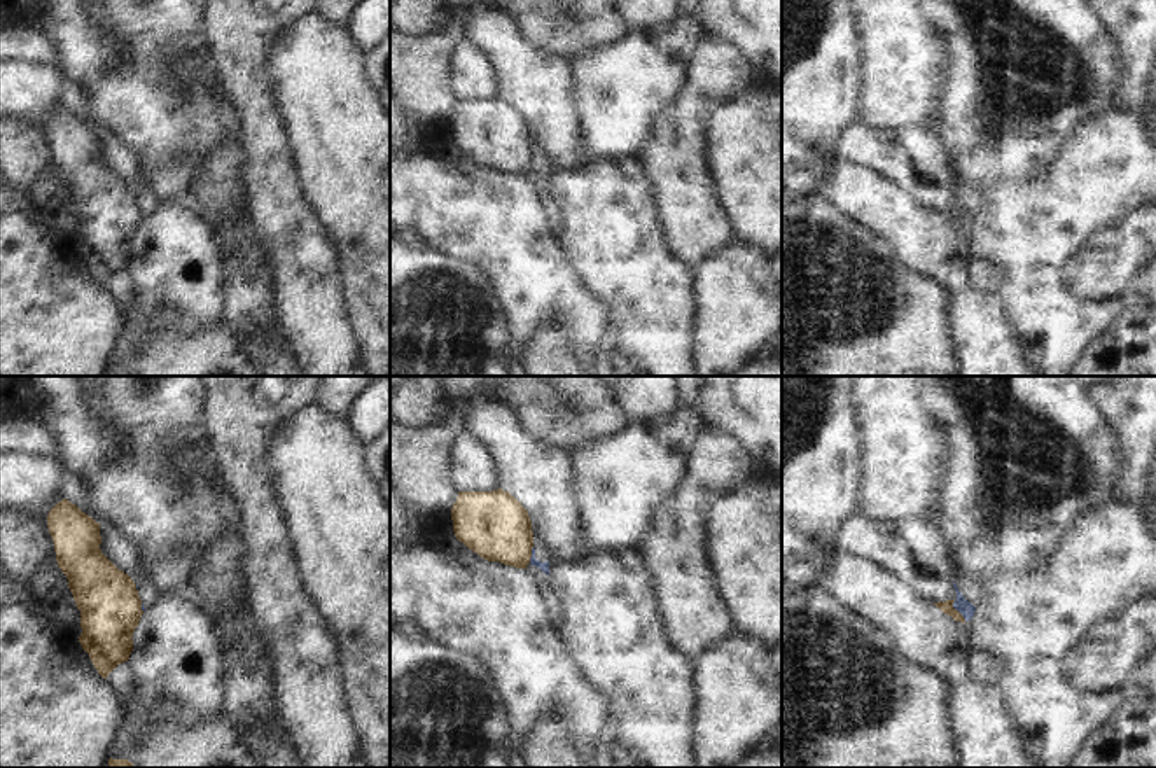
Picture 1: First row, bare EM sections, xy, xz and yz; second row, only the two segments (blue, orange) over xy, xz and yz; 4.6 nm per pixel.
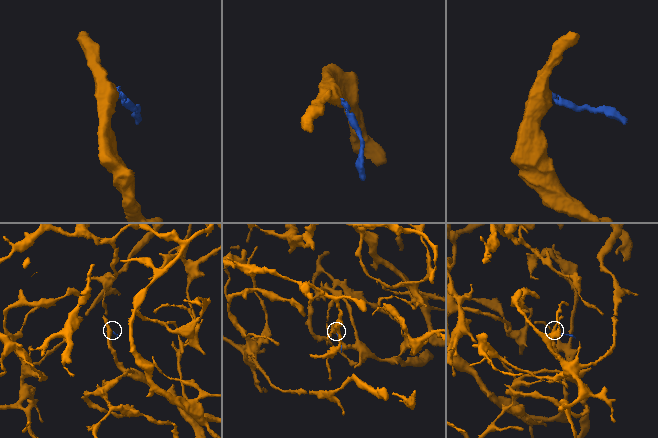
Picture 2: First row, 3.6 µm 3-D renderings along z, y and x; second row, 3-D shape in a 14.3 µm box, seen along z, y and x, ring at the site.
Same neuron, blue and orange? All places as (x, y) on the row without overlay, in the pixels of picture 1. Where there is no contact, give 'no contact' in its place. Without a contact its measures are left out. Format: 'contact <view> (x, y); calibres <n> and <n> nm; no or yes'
contact yz (959, 219); calibres 70 and 60 nm; no

